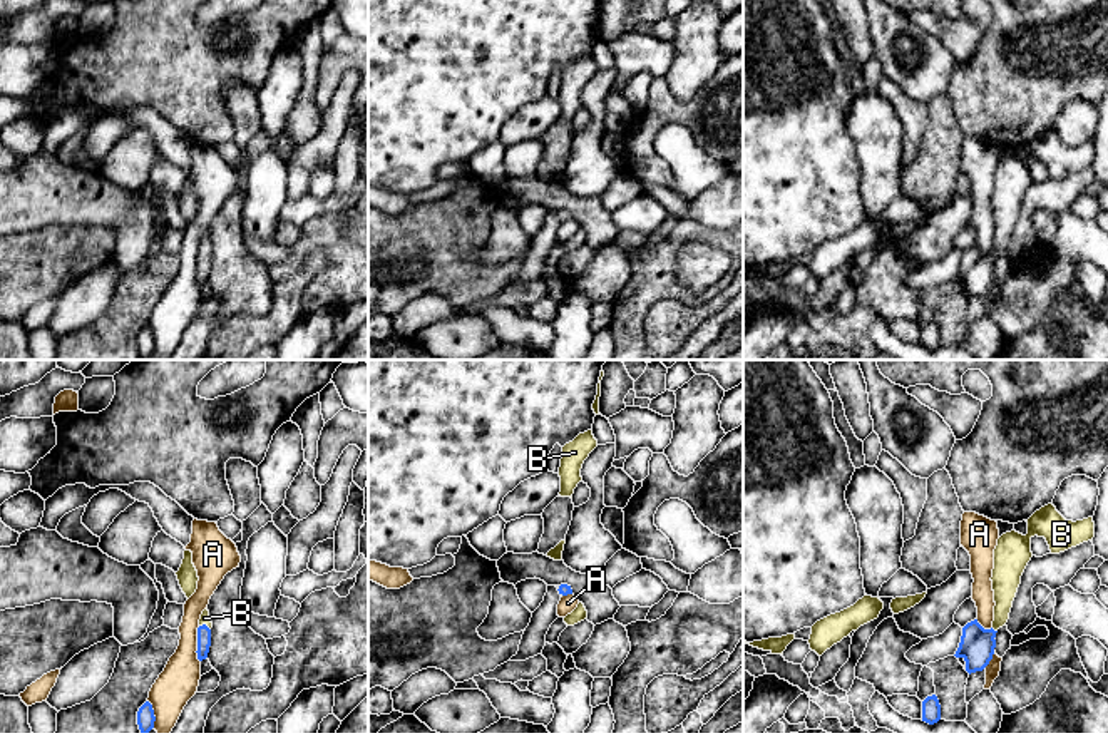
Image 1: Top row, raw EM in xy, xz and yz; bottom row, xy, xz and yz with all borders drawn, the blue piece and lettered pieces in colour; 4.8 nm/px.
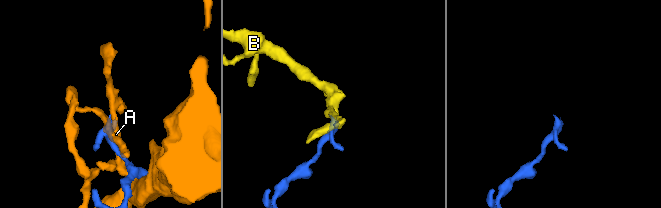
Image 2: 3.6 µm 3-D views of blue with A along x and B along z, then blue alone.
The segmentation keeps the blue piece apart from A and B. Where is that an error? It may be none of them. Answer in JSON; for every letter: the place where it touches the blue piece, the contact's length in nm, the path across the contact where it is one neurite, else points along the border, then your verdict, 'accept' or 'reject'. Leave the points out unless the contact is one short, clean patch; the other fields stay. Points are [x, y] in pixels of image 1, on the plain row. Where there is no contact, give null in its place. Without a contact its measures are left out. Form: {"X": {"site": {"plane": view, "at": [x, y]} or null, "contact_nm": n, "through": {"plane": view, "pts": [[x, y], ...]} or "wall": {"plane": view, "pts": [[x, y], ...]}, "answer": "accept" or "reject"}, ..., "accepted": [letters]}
{"A": {"site": {"plane": "xy", "at": [198, 270]}, "contact_nm": 180, "answer": "reject"}, "B": {"site": {"plane": "yz", "at": [993, 255]}, "contact_nm": 40, "through": {"plane": "yz", "pts": [[976, 271], [993, 255], [1001, 241], [1006, 205]]}, "answer": "accept"}, "accepted": ["B"]}

